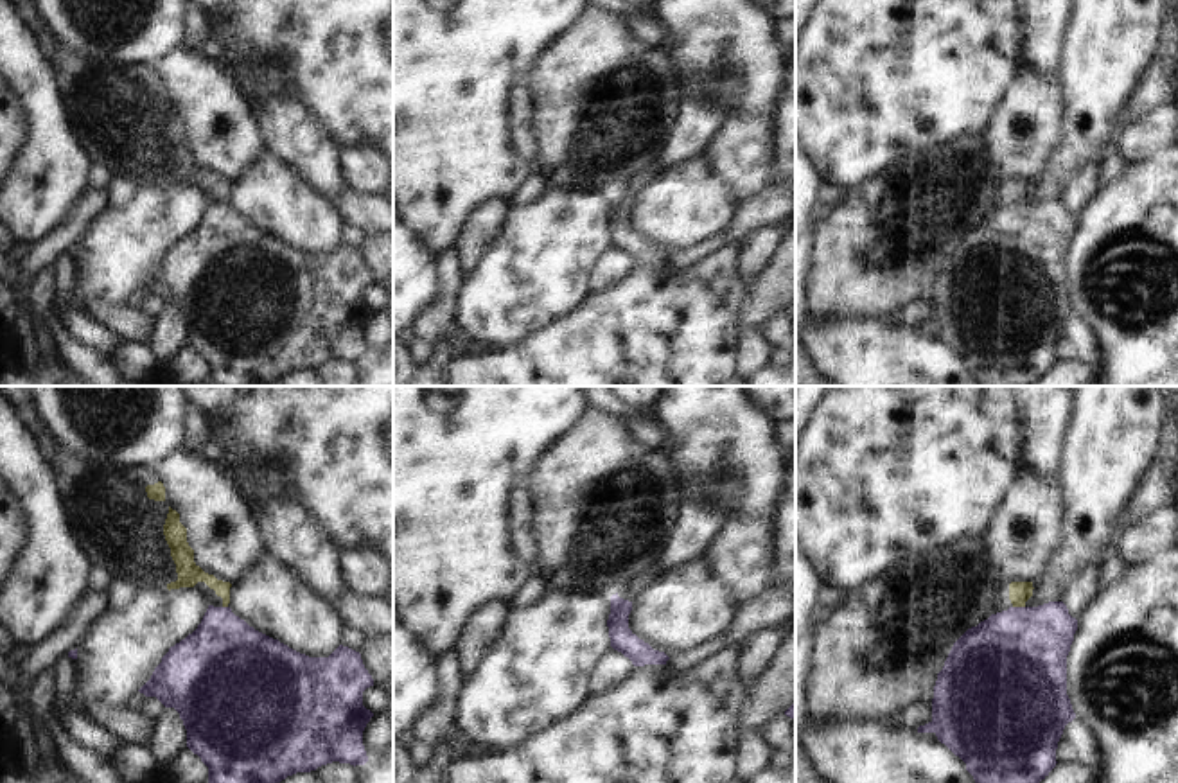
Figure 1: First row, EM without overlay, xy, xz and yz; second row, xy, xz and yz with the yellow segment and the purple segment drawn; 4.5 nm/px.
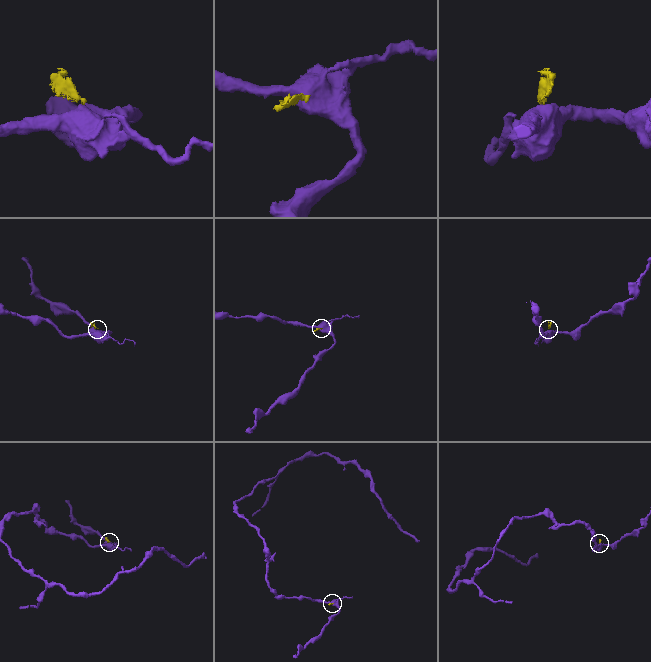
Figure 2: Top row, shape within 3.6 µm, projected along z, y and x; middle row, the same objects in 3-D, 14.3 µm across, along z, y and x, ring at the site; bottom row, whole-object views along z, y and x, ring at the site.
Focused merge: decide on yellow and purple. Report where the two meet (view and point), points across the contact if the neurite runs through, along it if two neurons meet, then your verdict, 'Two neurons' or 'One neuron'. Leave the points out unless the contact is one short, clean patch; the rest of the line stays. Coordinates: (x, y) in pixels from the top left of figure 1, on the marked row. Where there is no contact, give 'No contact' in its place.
Touches yellow at yz (1019, 606). Boundary: yz (1013, 606), (1024, 607). Two neurons.

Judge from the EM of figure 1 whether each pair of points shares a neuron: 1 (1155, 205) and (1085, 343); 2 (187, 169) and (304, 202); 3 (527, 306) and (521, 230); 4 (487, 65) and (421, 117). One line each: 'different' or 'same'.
1: different
2: different
3: same
4: same

